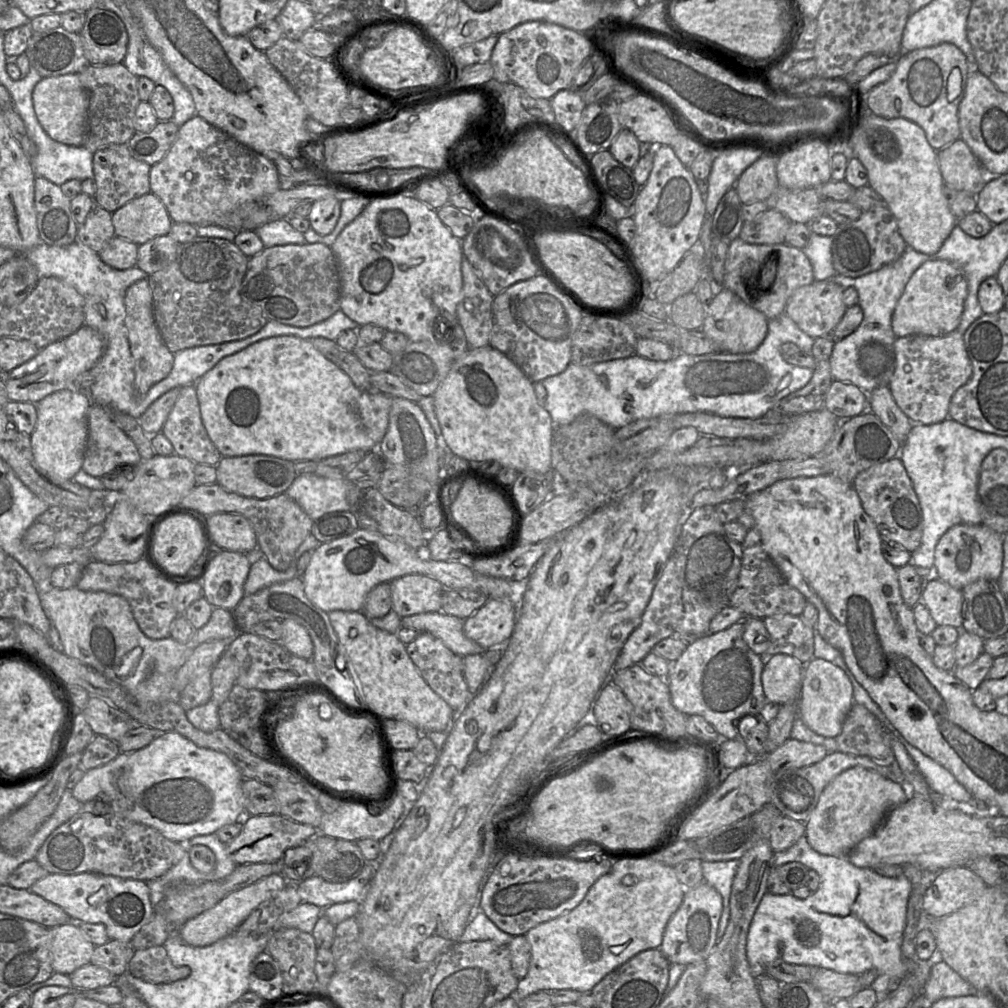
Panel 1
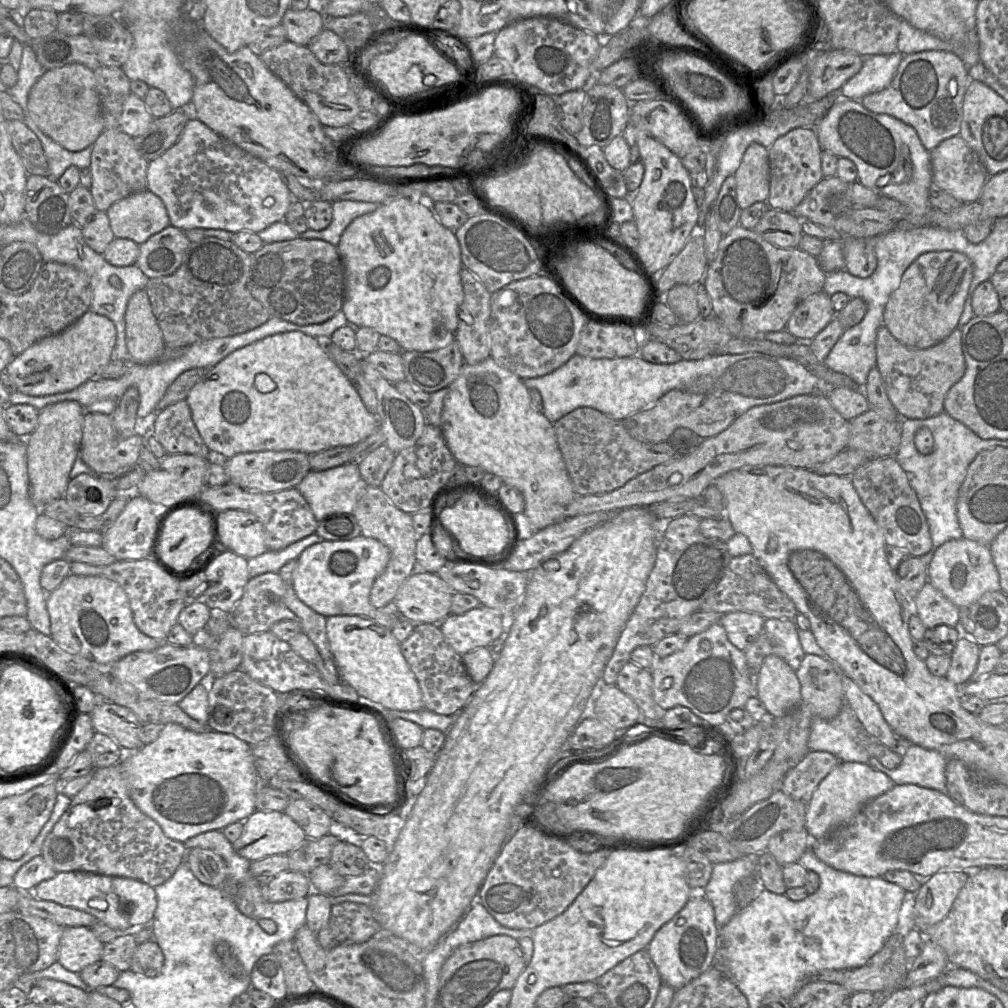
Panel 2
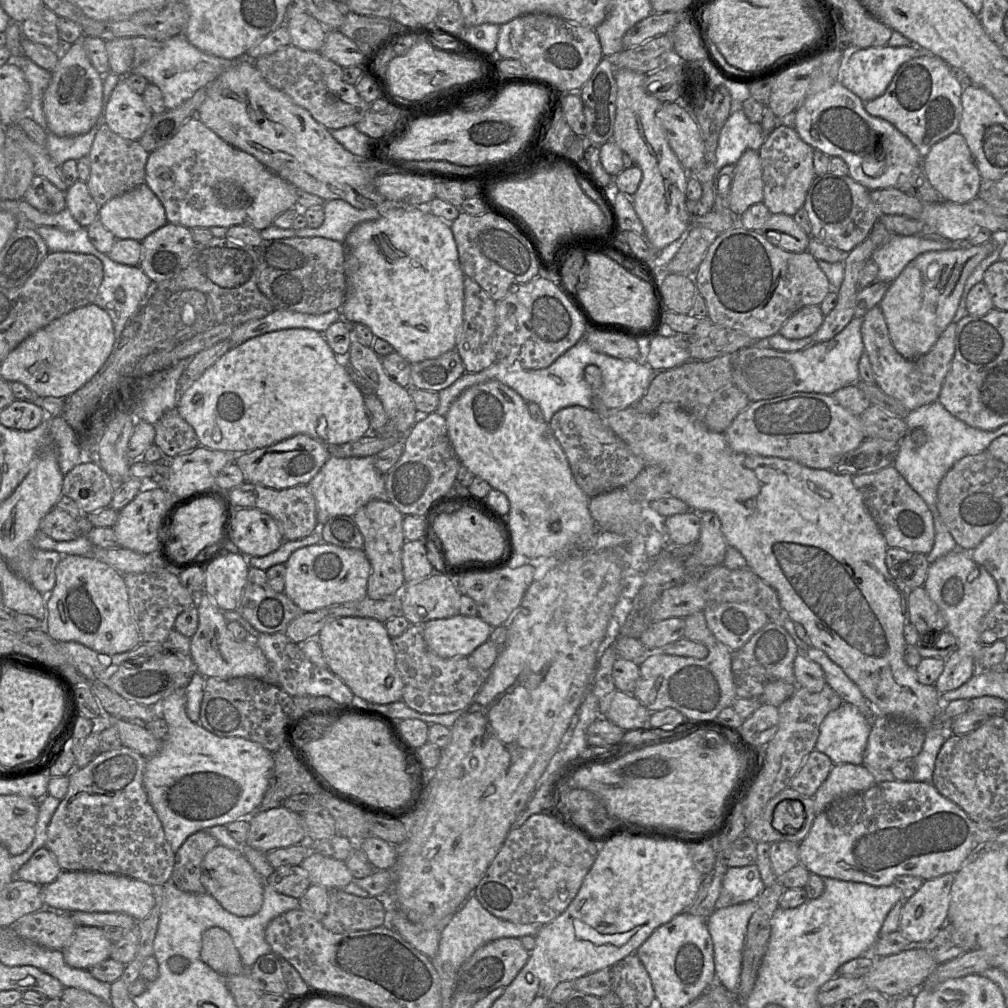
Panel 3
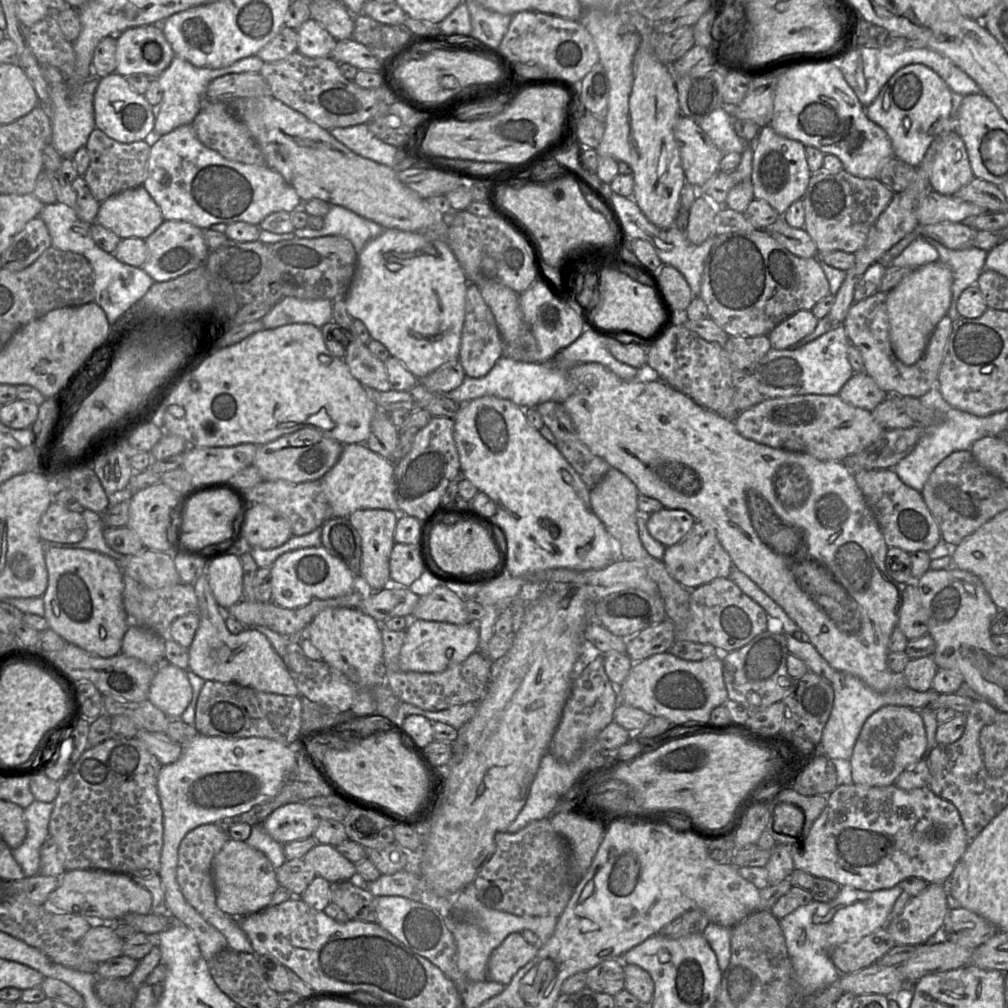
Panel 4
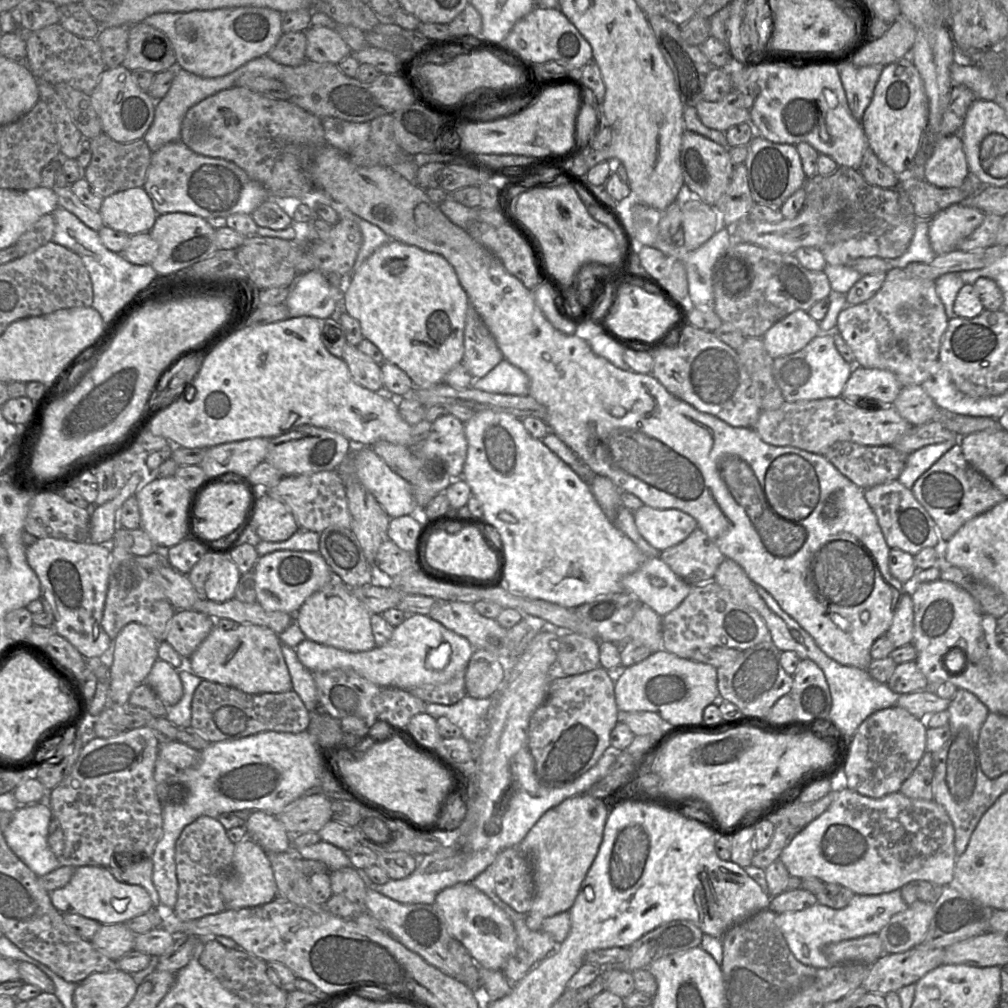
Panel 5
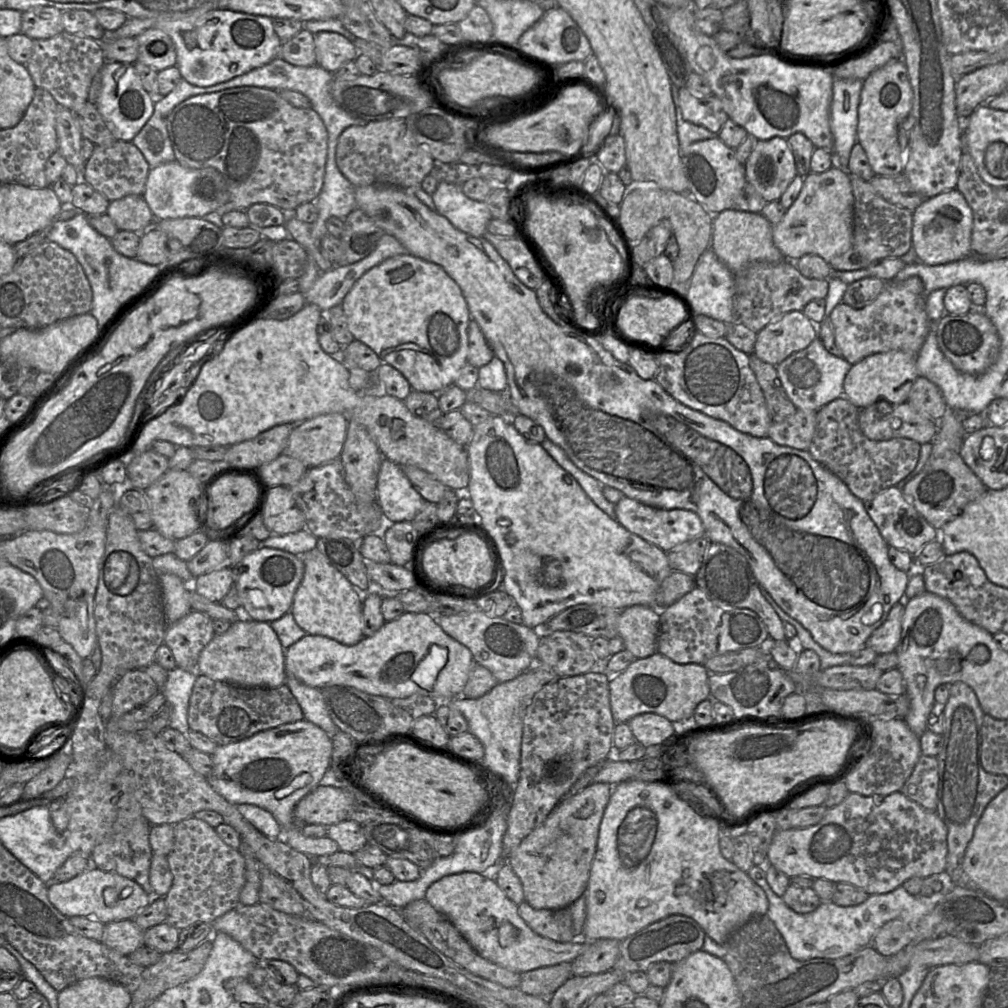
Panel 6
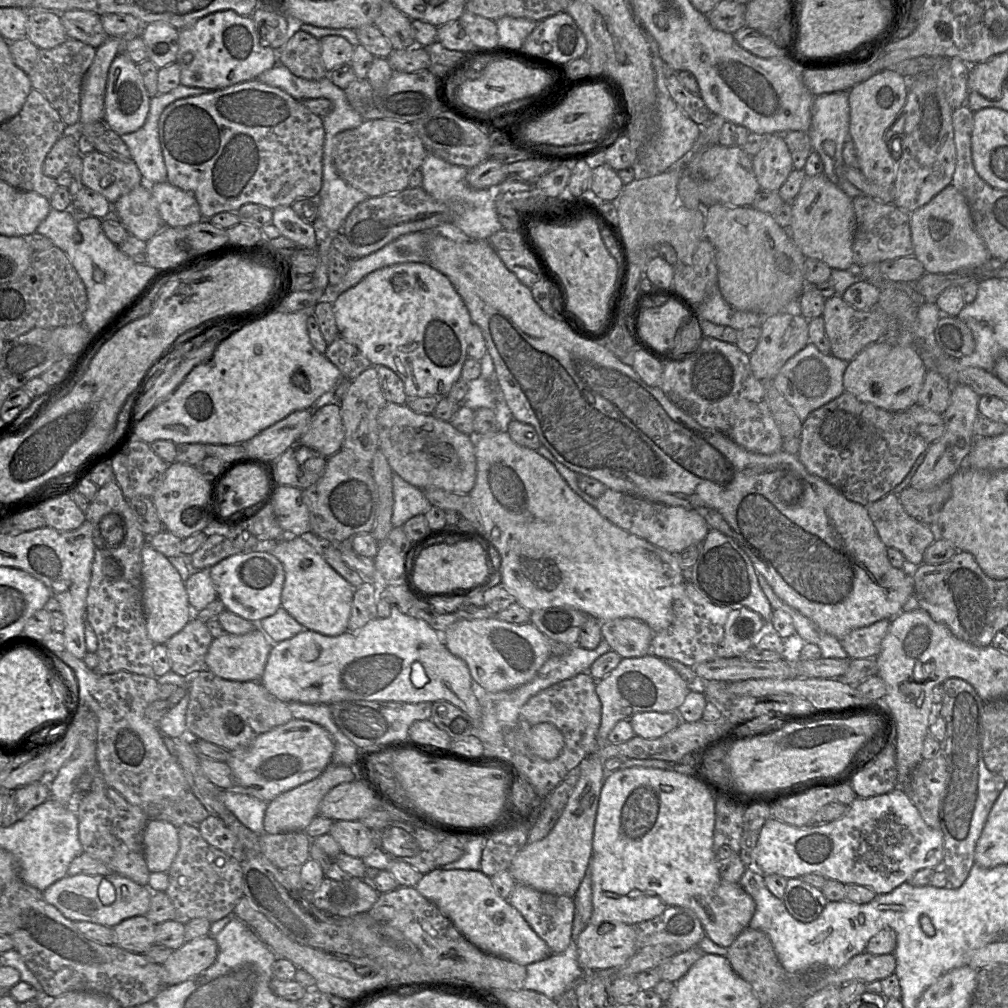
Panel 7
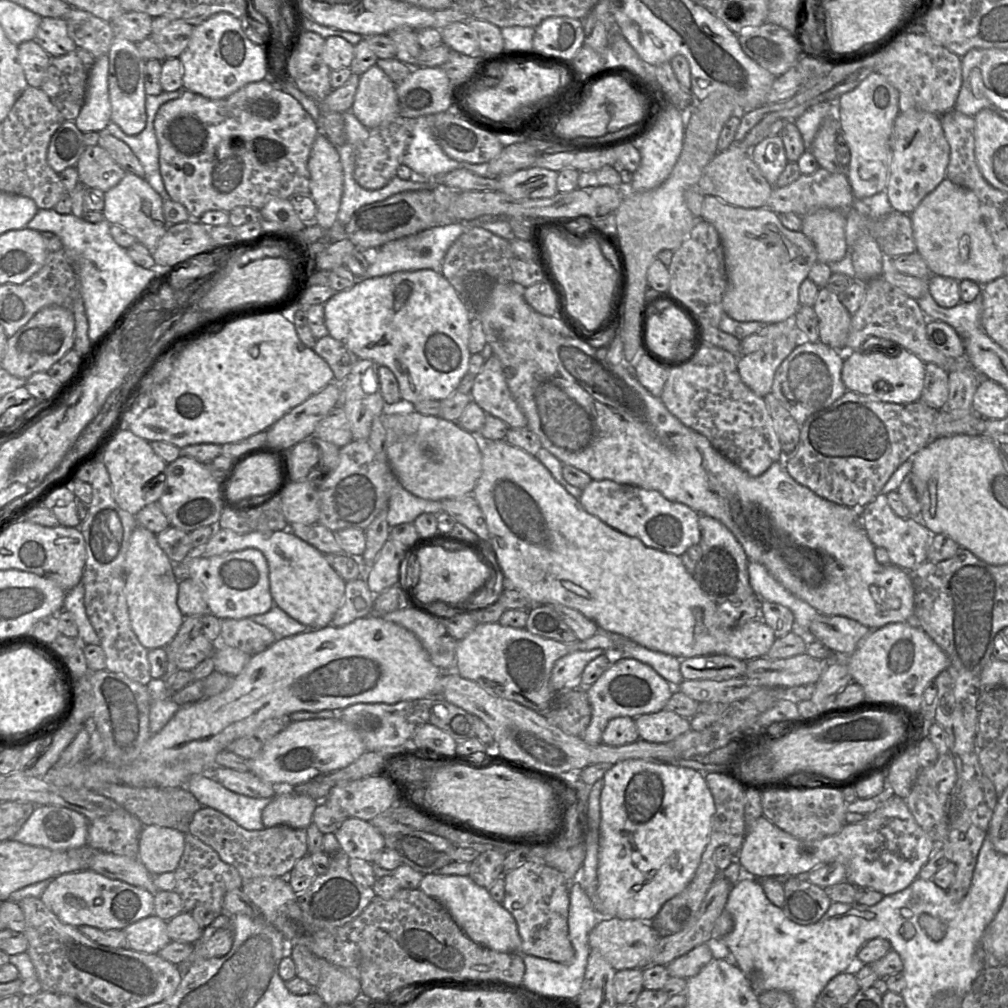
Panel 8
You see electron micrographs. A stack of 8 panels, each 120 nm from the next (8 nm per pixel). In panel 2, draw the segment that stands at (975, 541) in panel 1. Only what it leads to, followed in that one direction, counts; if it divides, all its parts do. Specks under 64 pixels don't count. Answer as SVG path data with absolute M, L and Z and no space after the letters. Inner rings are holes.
M961 538L941 545L928 566L928 582L957 607L976 602L987 592L1001 590L1000 577L989 545Z

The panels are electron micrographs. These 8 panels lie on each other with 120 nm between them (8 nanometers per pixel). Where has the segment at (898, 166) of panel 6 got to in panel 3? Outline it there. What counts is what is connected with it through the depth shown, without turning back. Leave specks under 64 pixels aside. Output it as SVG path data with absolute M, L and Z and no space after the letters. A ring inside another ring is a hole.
M935 55L921 56L901 65L884 94L864 102L864 109L896 127L925 158L934 144L958 132L963 89L955 71L945 61Z

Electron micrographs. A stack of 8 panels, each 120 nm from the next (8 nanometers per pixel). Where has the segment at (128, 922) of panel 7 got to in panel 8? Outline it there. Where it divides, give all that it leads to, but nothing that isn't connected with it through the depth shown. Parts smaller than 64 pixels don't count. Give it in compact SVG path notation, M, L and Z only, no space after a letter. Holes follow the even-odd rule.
M155 914L128 925L123 931L128 948L139 952L158 954L171 942L167 932L167 921Z

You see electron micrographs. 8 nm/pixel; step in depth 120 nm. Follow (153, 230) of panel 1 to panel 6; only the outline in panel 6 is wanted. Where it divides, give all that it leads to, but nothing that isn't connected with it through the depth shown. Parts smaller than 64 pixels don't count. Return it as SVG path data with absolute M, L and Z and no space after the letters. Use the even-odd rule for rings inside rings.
M127 195L110 201L106 213L119 230L133 232L146 231L156 220L142 195Z

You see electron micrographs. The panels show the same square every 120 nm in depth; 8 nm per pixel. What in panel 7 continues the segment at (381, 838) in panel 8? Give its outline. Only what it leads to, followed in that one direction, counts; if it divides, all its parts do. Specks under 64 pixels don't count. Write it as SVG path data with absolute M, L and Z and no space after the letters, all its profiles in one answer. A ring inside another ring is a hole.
M359 820L335 821L329 834L349 856L363 858L374 849L371 830Z

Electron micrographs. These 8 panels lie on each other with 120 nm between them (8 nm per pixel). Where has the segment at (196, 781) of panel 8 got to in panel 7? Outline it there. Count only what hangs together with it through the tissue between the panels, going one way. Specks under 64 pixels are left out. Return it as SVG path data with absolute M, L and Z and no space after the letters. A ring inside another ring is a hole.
M222 790L222 800L237 819L253 832L261 835L264 831L264 816L268 803L256 797Z

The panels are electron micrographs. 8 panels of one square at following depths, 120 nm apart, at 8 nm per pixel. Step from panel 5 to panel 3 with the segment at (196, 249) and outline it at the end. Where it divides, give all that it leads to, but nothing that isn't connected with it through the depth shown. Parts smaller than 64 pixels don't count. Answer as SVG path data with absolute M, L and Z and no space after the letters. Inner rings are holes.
M168 222L142 241L139 266L154 283L162 282L187 266L195 247L190 229Z

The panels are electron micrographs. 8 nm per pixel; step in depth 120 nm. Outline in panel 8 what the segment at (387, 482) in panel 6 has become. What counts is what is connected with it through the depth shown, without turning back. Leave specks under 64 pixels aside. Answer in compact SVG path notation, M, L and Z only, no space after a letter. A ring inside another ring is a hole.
M397 482L388 501L387 522L390 527L394 527L401 523L412 523L422 513L438 514L442 511L441 501L419 498Z

